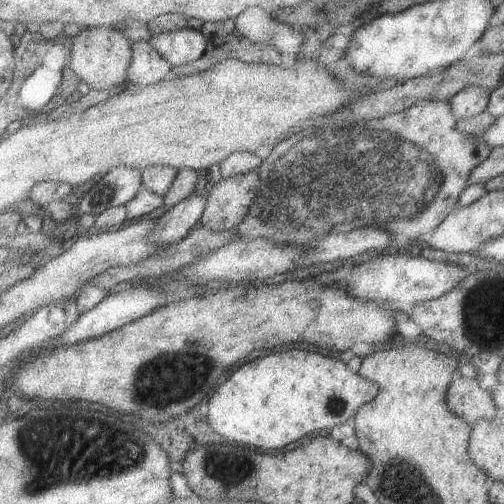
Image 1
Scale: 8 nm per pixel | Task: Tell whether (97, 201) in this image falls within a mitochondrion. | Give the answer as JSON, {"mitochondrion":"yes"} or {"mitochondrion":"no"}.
{"mitochondrion":"no"}

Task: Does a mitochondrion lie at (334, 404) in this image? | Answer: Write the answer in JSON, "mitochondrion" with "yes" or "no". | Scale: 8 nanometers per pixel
{"mitochondrion":"yes"}

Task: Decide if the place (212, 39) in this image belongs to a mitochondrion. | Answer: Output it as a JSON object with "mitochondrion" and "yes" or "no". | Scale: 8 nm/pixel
{"mitochondrion":"no"}

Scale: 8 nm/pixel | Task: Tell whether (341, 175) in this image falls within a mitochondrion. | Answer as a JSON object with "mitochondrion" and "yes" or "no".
{"mitochondrion":"yes"}

